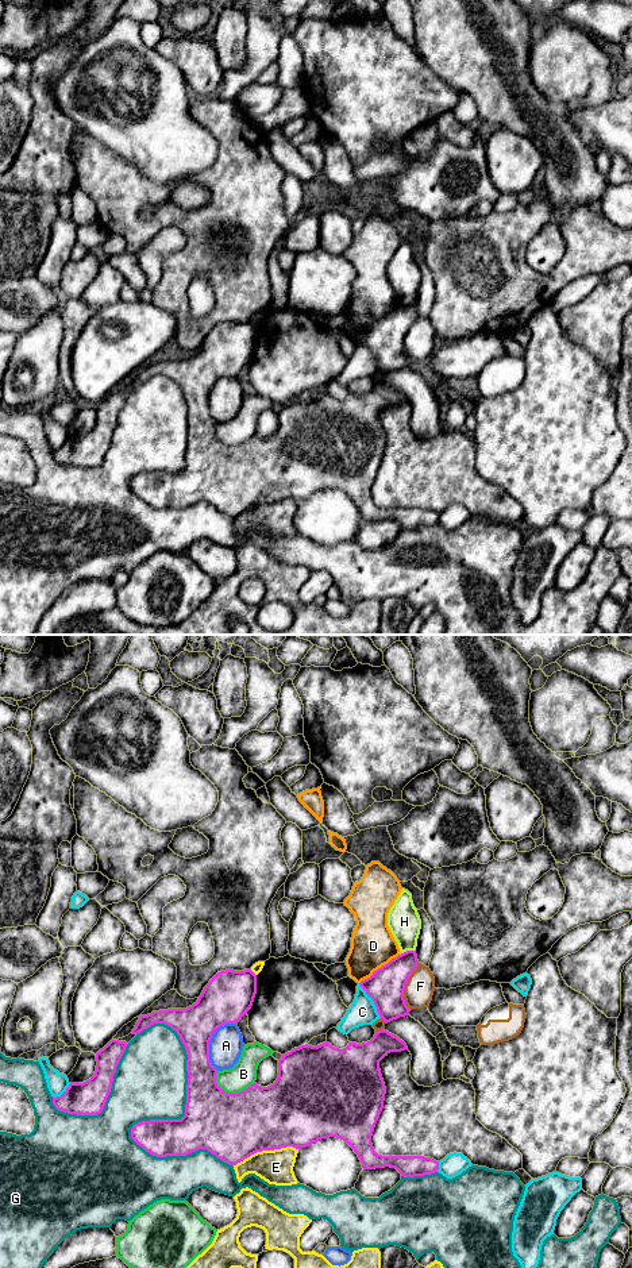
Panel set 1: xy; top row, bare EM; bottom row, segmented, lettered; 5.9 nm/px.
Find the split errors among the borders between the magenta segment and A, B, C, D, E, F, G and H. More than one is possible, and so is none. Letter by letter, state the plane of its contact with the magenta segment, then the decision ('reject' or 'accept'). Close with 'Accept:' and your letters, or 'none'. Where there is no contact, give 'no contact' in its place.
A: xy | reject
B: xy | reject
C: xy | reject
D: xy | reject
E: xy | reject
F: xy | reject
G: xy | reject
H: xy | reject
Accept: none

